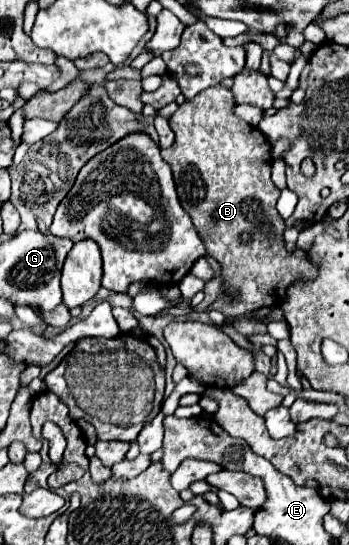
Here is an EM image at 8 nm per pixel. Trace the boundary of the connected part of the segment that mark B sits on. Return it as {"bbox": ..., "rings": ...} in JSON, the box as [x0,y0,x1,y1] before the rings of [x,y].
{"bbox":[161,85,317,324],"rings":[[[217,85],[217,87],[209,87],[205,91],[201,91],[197,97],[193,99],[187,99],[183,105],[179,105],[179,109],[169,117],[169,125],[171,129],[175,131],[175,143],[169,147],[169,149],[161,149],[161,157],[171,165],[171,171],[173,171],[173,179],[175,179],[175,187],[177,187],[177,195],[179,195],[179,201],[183,205],[183,209],[189,213],[205,249],[207,249],[207,255],[215,257],[221,267],[223,267],[223,277],[225,277],[225,289],[233,289],[237,287],[241,291],[241,295],[237,299],[227,299],[225,295],[221,295],[219,299],[208,308],[207,312],[211,310],[219,310],[225,315],[228,324],[232,324],[237,315],[245,313],[245,311],[253,311],[253,309],[261,309],[261,307],[277,307],[285,301],[285,295],[287,295],[287,287],[297,281],[297,277],[305,277],[305,279],[311,279],[317,275],[317,267],[307,259],[307,253],[305,251],[295,251],[295,253],[287,253],[285,251],[285,241],[283,241],[283,231],[285,231],[285,221],[279,217],[277,209],[275,209],[275,203],[279,199],[279,189],[273,185],[271,181],[271,143],[267,141],[267,137],[253,125],[245,123],[243,119],[235,117],[233,113],[233,107],[235,107],[235,97],[231,93],[231,89],[223,87],[223,85]]]}

